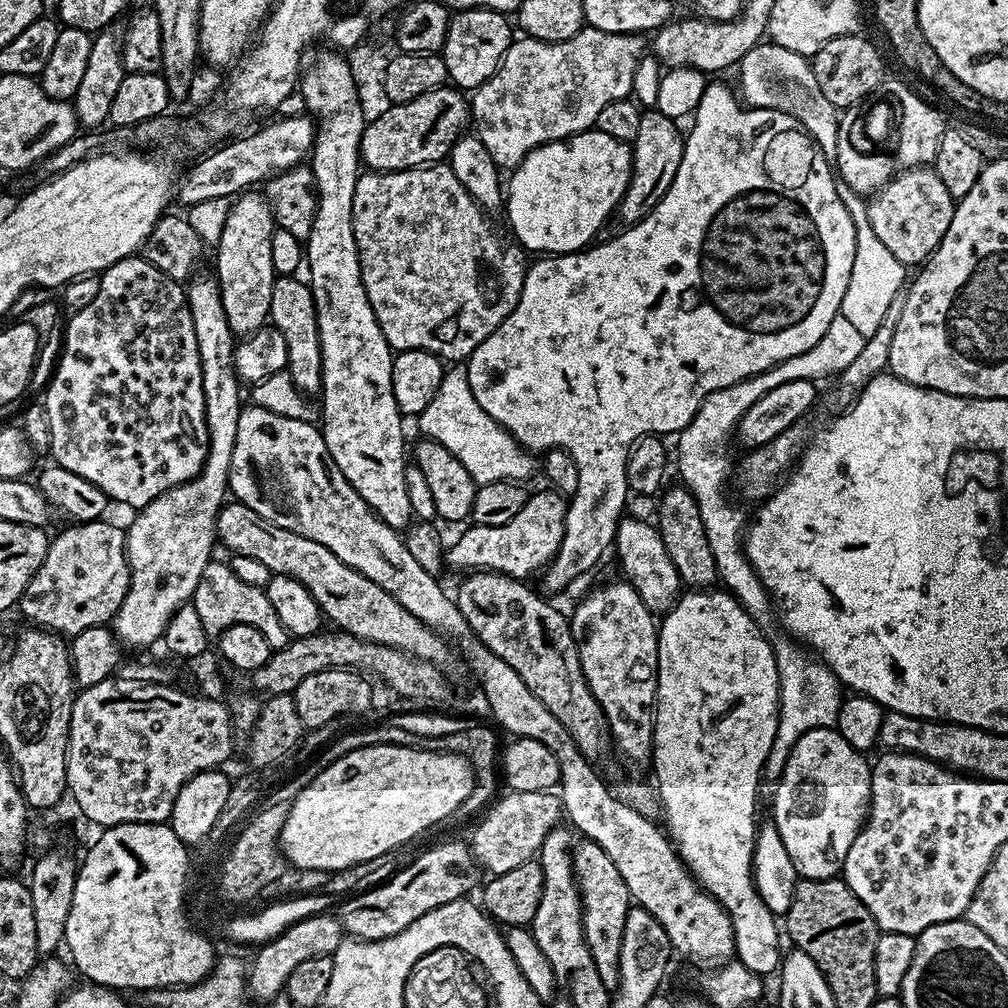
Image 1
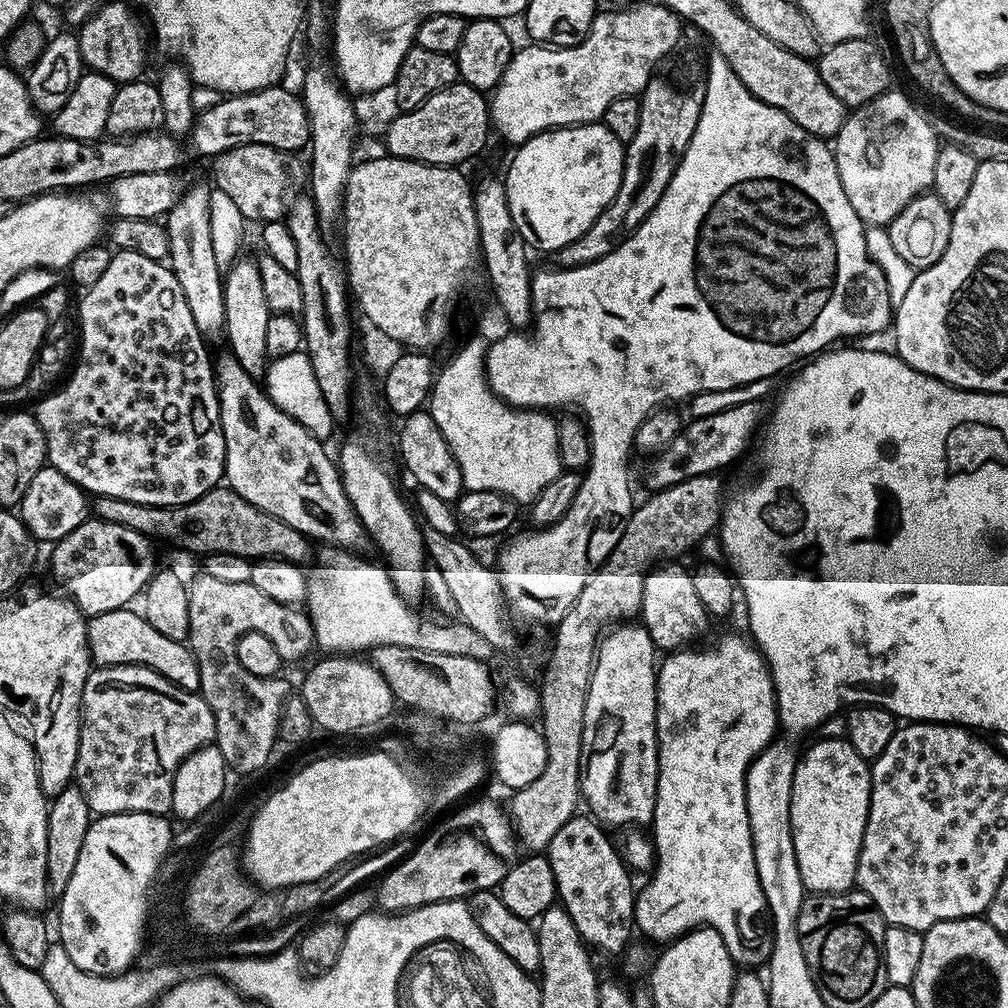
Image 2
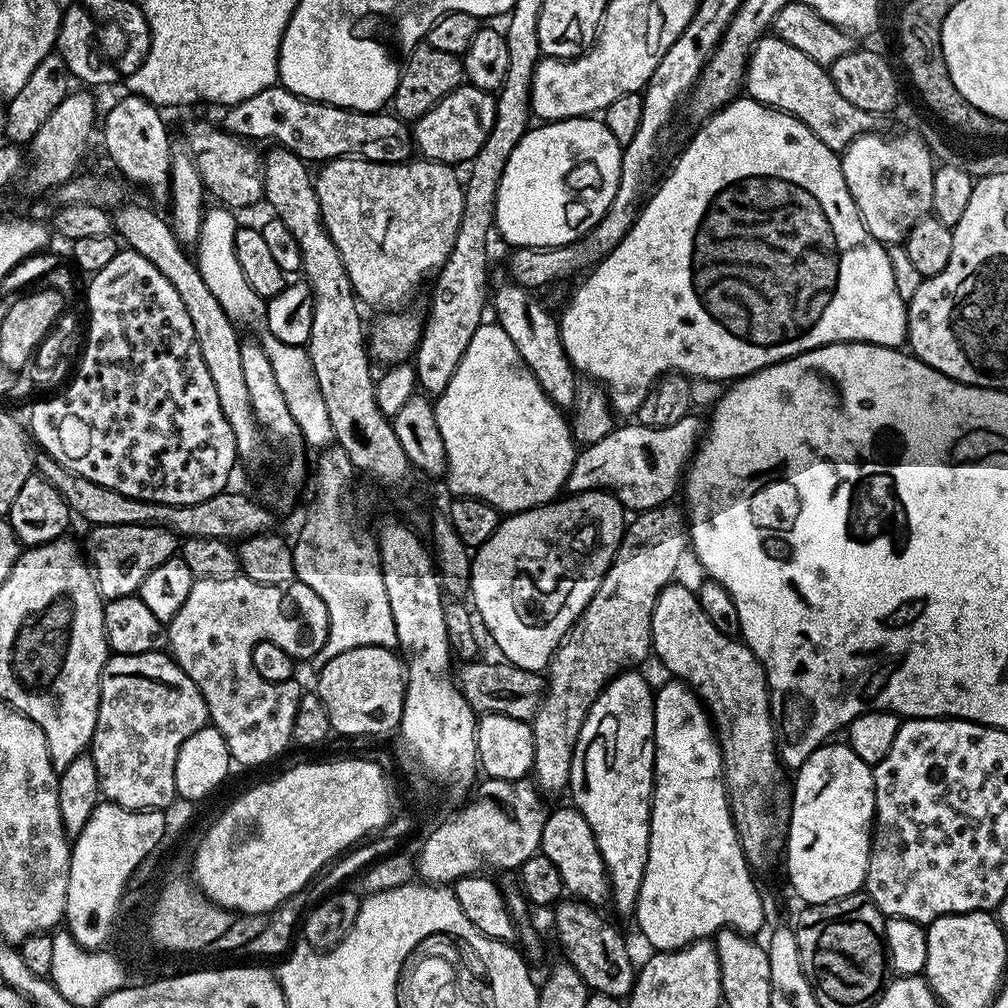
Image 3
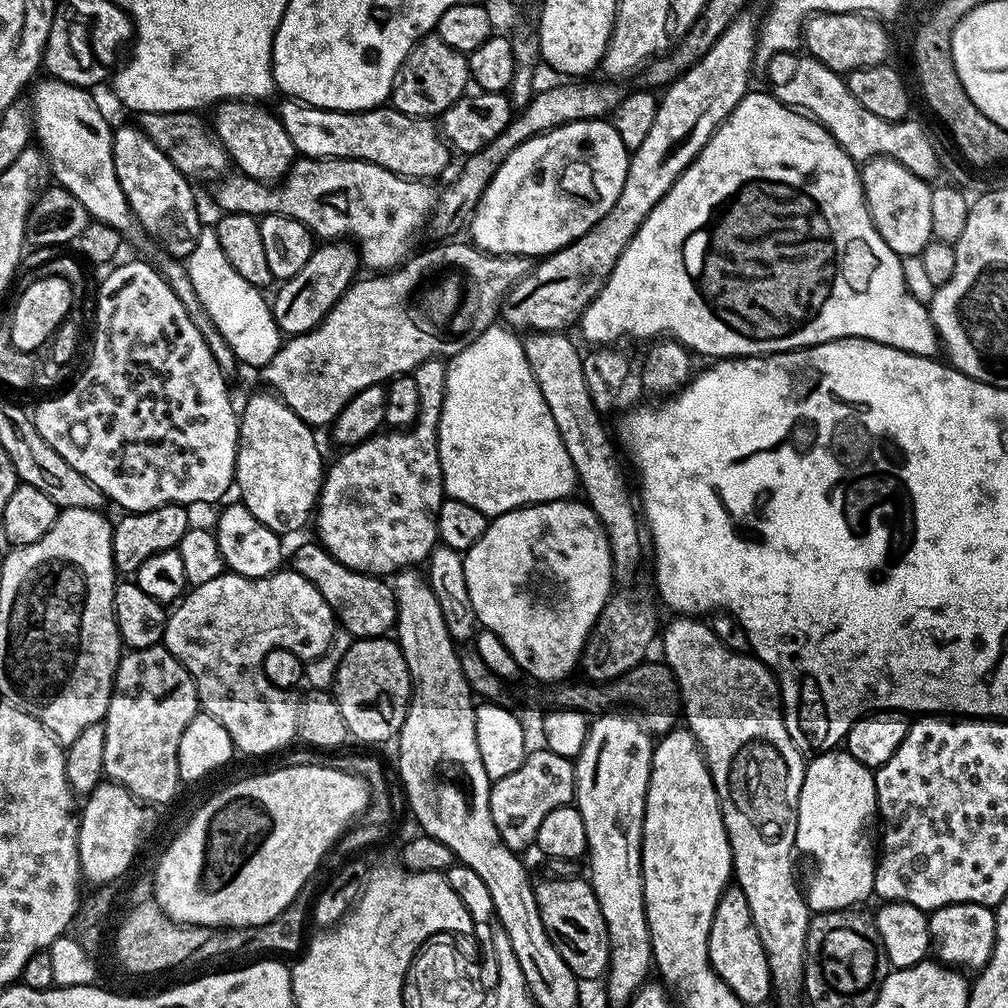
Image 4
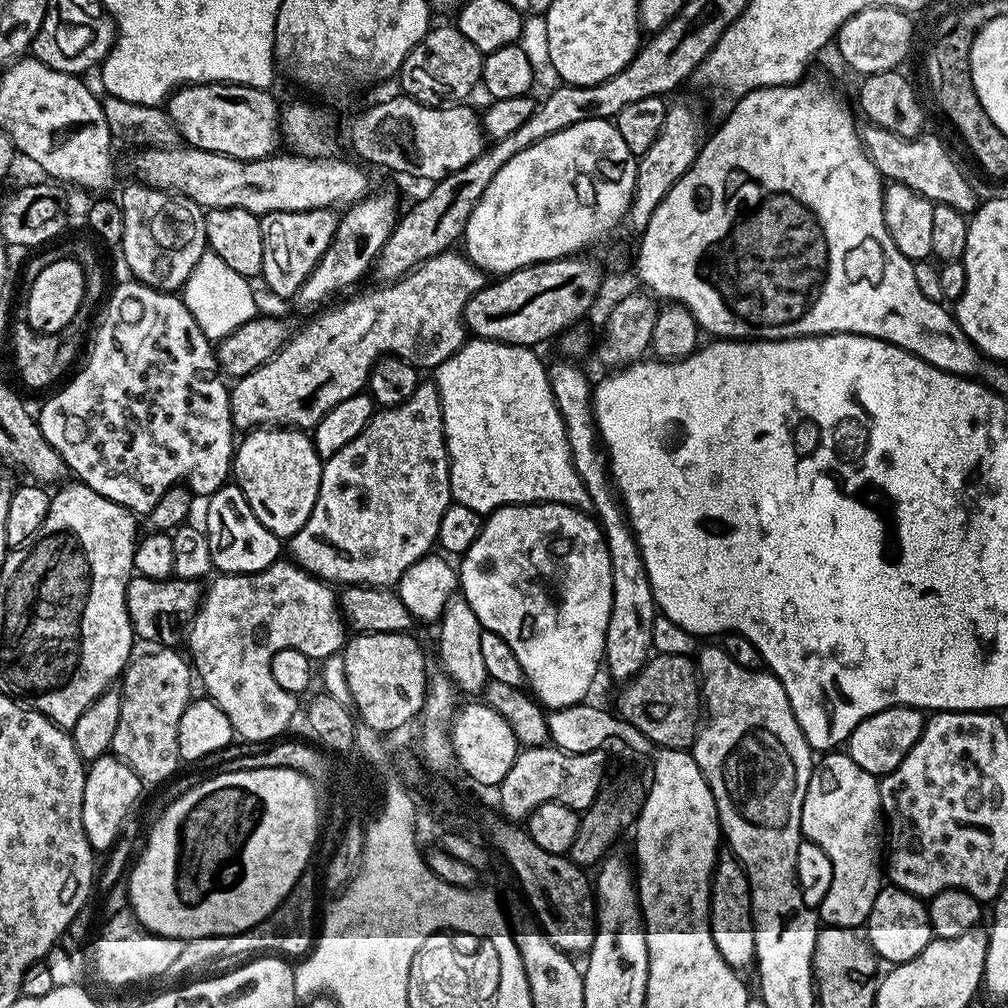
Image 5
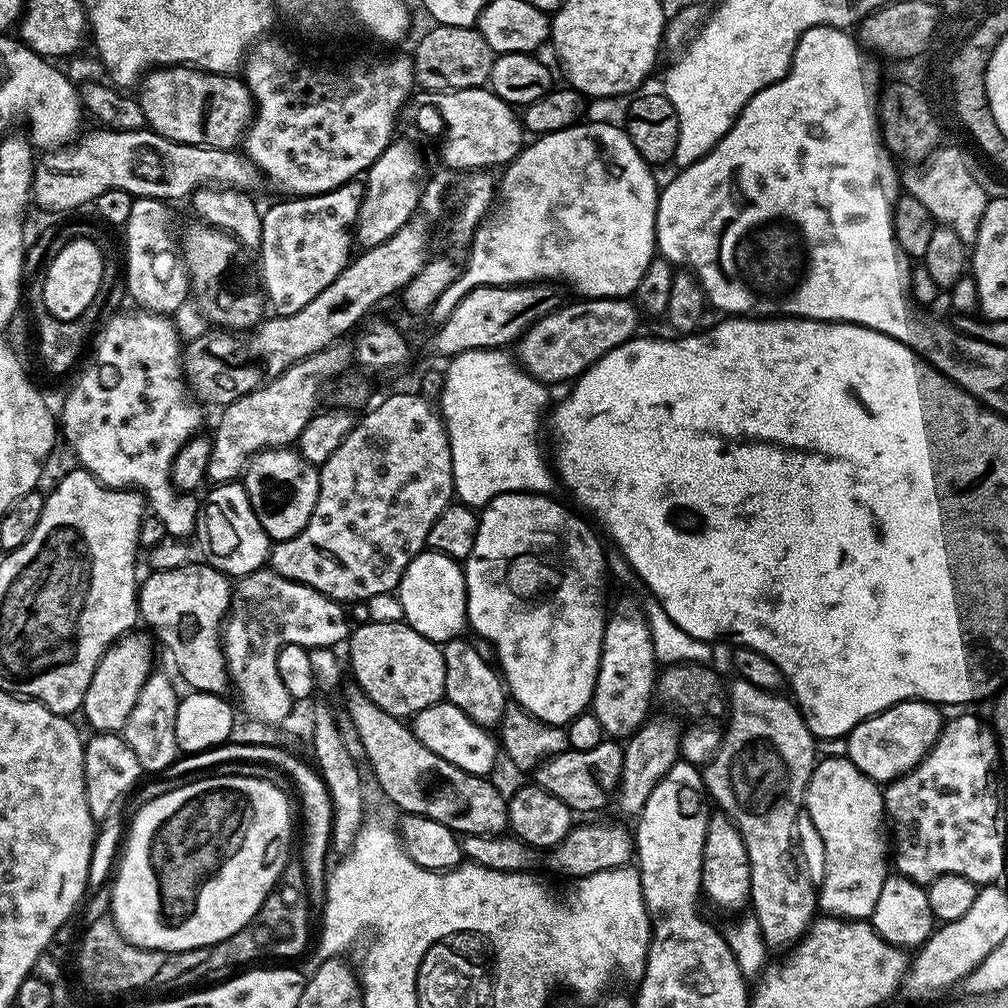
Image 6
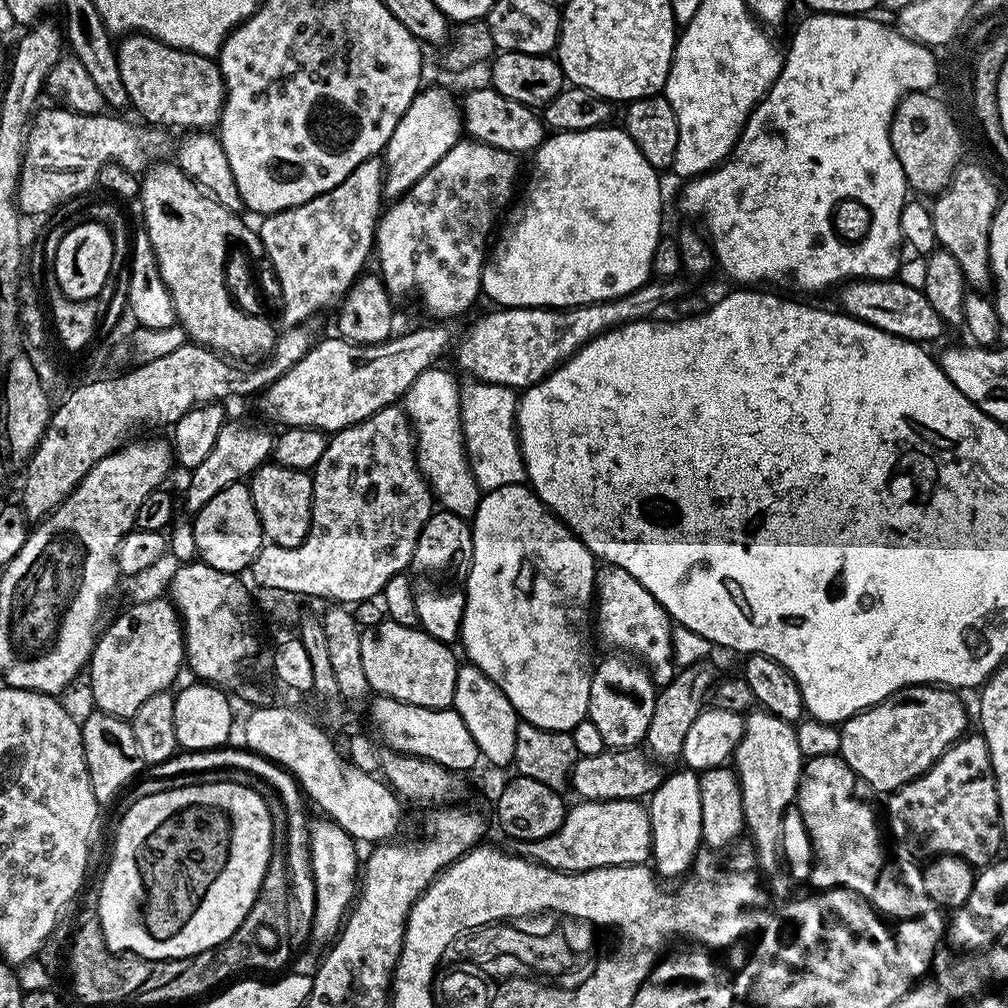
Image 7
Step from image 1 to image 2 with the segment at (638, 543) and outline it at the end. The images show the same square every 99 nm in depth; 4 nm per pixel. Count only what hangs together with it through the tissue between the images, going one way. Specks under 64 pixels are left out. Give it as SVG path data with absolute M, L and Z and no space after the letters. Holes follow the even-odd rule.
M668 566L657 567L644 577L638 616L657 649L679 650L707 630L710 617L698 602L691 575L680 568L664 567Z

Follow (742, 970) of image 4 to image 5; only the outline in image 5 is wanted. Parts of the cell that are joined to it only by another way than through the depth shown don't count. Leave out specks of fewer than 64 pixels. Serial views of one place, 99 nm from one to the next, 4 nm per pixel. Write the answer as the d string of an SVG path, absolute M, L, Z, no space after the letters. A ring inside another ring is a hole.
M728 850L721 851L717 855L716 865L712 871L708 928L712 931L714 946L718 946L718 954L726 958L730 967L745 970L744 968L751 969L755 965L756 951L754 950L750 882L746 870L740 864L740 859Z

